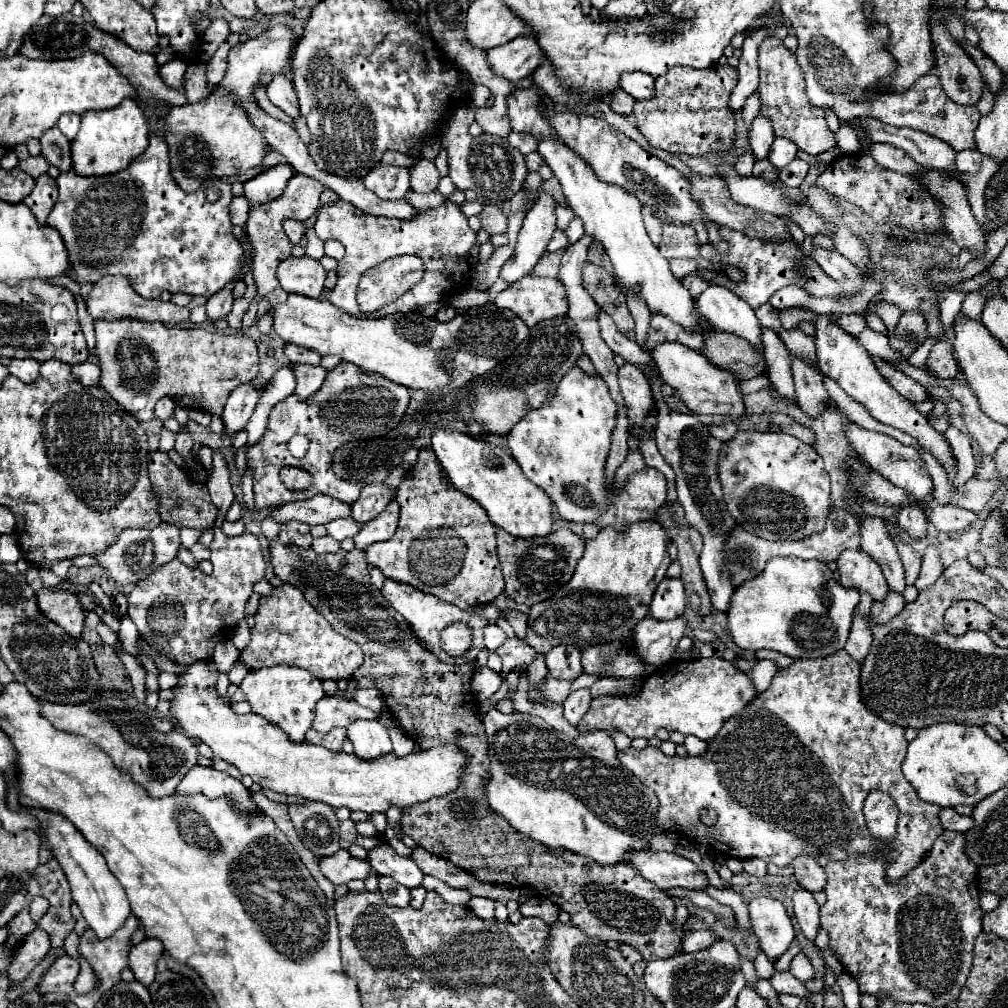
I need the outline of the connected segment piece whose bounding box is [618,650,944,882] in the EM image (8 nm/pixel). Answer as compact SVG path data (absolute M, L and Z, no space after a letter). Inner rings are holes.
M838 650L828 658L796 660L792 666L780 668L772 678L770 688L750 702L752 718L744 710L732 716L716 738L708 742L704 754L686 758L674 754L668 758L660 748L652 746L644 750L626 748L618 750L620 764L656 794L656 826L662 830L678 832L678 836L688 838L694 844L706 844L714 854L724 852L724 858L760 858L764 862L774 862L776 866L788 866L798 854L824 854L830 860L842 860L854 852L872 852L874 840L866 832L862 802L872 790L890 792L890 798L900 810L900 824L892 844L894 852L886 868L886 880L898 882L924 858L934 840L944 832L938 816L940 806L920 802L912 786L908 786L908 780L900 770L908 744L904 728L880 720L860 702L858 678L860 664L846 650ZM706 808L718 814L718 820L712 826L700 822L700 812Z

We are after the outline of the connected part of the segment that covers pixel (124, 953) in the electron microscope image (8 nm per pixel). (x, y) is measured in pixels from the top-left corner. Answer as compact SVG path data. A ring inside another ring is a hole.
M130 914L124 926L106 940L96 938L96 934L92 934L90 928L84 930L78 942L80 958L88 960L102 980L100 988L94 994L110 990L112 986L116 986L116 982L120 982L120 972L128 968L128 952L132 948L130 938L138 928L140 920L134 914Z

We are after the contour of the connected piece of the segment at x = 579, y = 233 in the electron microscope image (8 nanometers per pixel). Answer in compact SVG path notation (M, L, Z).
M572 218L570 226L566 228L566 236L568 236L568 242L574 244L576 240L580 240L584 236L584 222L580 222L580 218Z

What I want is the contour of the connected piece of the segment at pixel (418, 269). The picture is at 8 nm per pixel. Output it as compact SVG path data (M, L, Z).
M396 256L396 258L390 258L382 264L374 266L366 270L360 278L358 286L358 294L356 294L356 300L358 300L358 306L364 313L372 313L390 302L394 302L396 298L400 298L400 294L406 294L416 282L420 282L420 278L424 276L424 262L416 256Z

